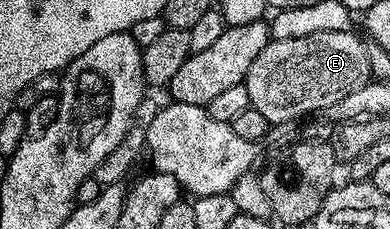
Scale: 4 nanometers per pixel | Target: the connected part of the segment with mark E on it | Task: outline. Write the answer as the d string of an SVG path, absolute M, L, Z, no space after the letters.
M353 30L340 33L312 33L312 37L296 37L295 39L271 38L270 43L256 61L252 61L252 69L248 69L245 85L248 89L250 106L267 118L270 125L280 123L293 124L301 115L310 115L313 111L325 112L334 107L348 93L356 93L365 83L371 82L372 76L368 65L366 43L354 36Z

